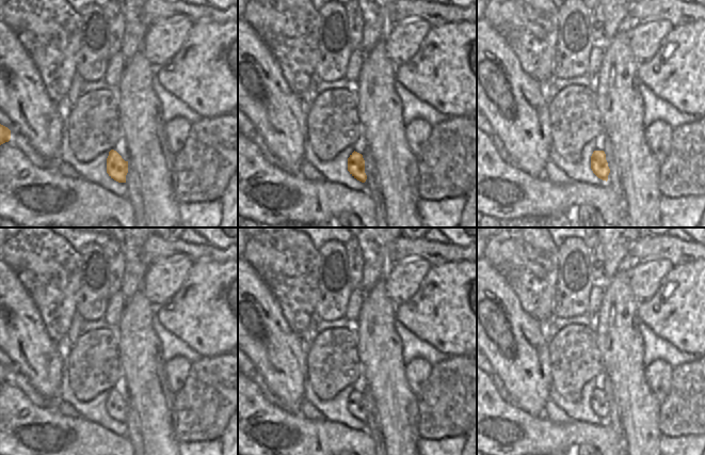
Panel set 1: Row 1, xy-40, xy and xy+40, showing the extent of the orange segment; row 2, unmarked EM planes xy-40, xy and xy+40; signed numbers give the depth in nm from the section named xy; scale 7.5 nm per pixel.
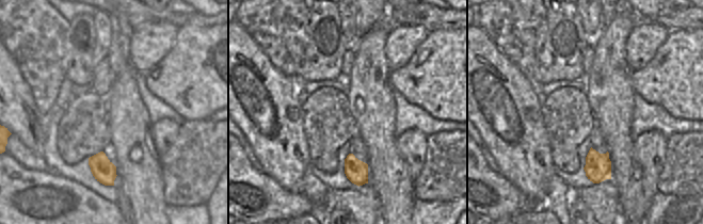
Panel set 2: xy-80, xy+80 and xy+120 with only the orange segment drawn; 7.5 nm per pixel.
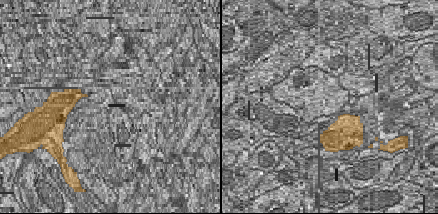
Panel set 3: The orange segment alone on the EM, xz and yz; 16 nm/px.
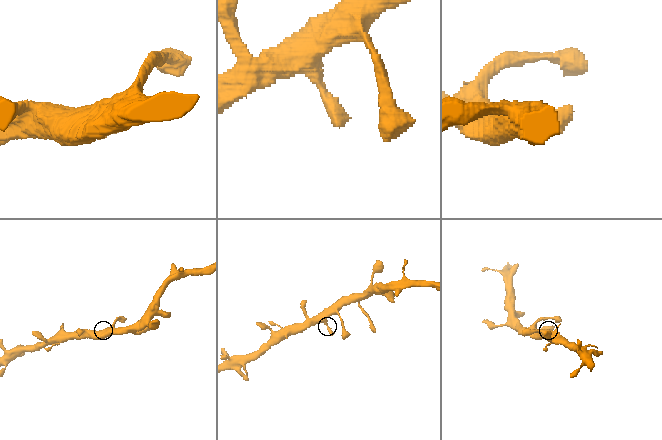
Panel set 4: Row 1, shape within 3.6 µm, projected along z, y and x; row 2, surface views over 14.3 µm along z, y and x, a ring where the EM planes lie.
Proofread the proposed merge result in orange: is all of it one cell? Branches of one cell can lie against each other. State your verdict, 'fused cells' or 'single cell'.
single cell

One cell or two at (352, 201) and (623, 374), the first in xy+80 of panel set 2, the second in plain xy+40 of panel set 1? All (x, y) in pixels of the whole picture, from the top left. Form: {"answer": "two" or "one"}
{"answer": "two"}

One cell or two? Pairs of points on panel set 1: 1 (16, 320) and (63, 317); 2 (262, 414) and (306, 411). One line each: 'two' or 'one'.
1: two
2: two

